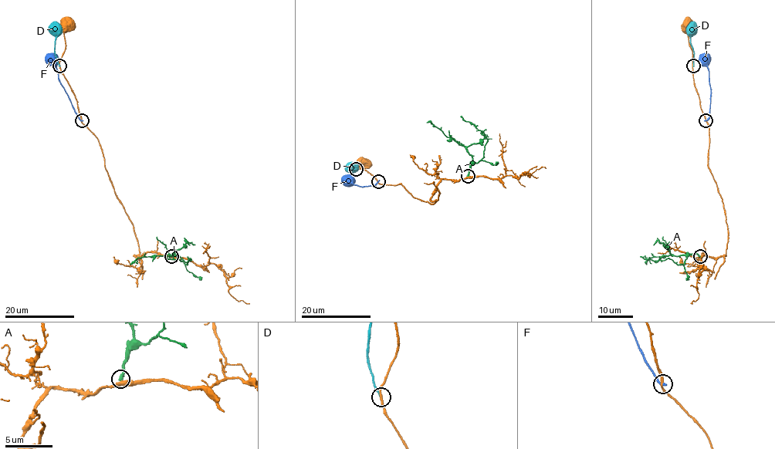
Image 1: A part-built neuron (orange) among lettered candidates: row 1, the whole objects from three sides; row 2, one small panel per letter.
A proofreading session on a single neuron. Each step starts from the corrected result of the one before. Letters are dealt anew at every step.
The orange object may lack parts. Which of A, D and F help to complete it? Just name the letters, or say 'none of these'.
A

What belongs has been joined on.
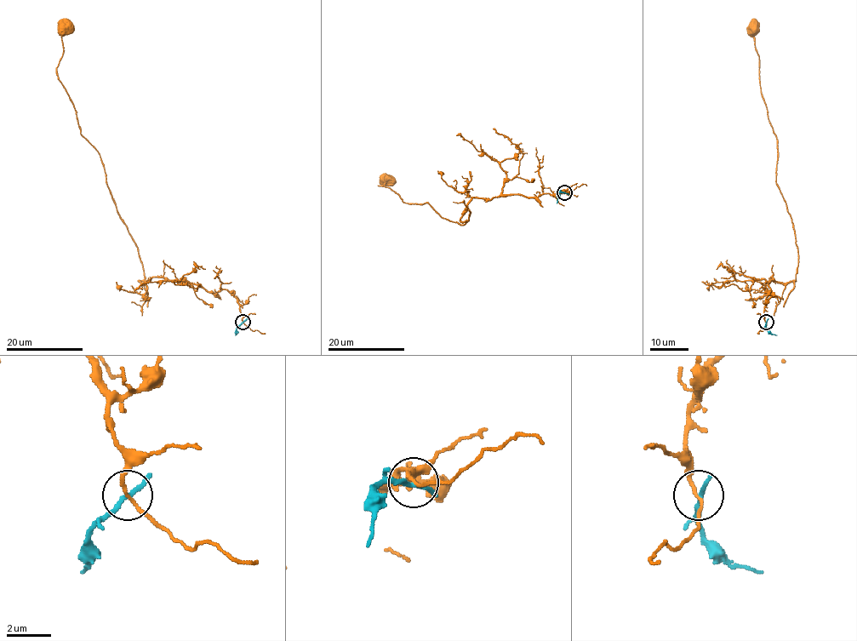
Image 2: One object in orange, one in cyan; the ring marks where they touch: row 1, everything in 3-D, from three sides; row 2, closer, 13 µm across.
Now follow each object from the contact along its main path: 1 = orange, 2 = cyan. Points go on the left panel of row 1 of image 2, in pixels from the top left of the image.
1: (243, 322), (225, 289), (212, 294), (194, 283), (139, 280), (138, 247), (58, 76), (65, 27)
2: (243, 322), (235, 335)

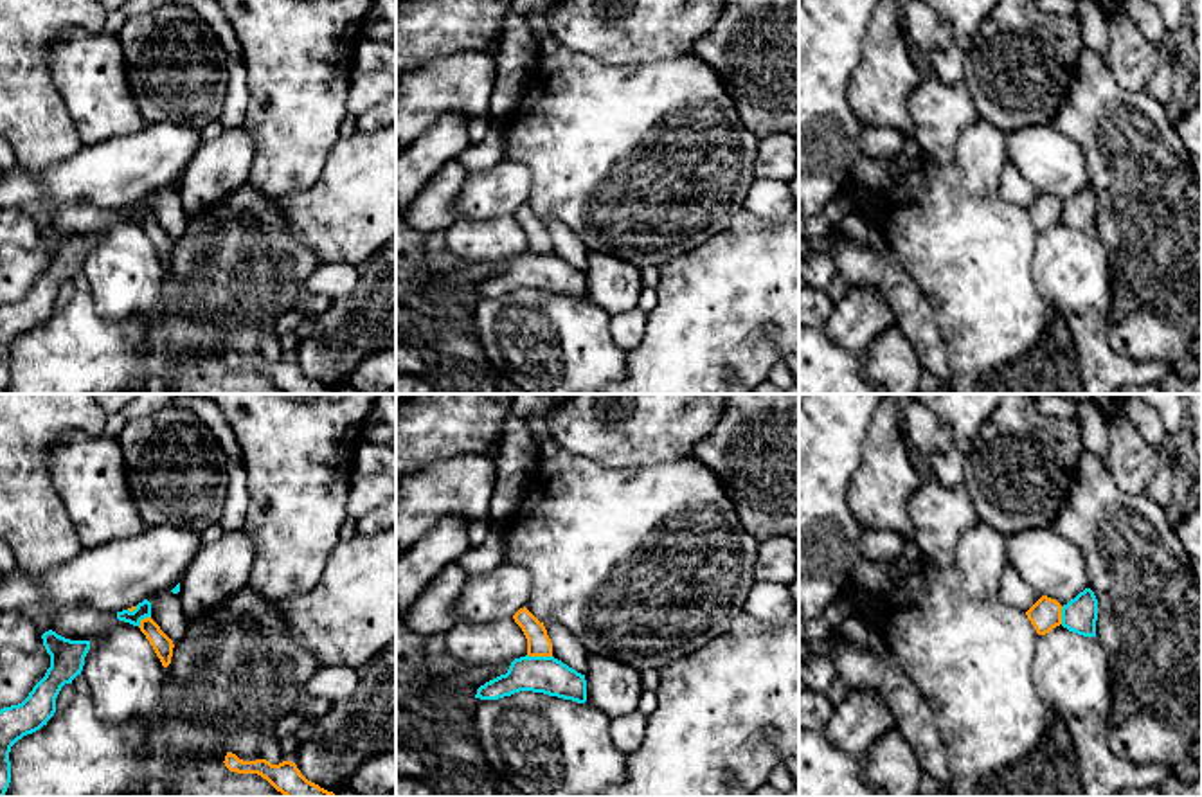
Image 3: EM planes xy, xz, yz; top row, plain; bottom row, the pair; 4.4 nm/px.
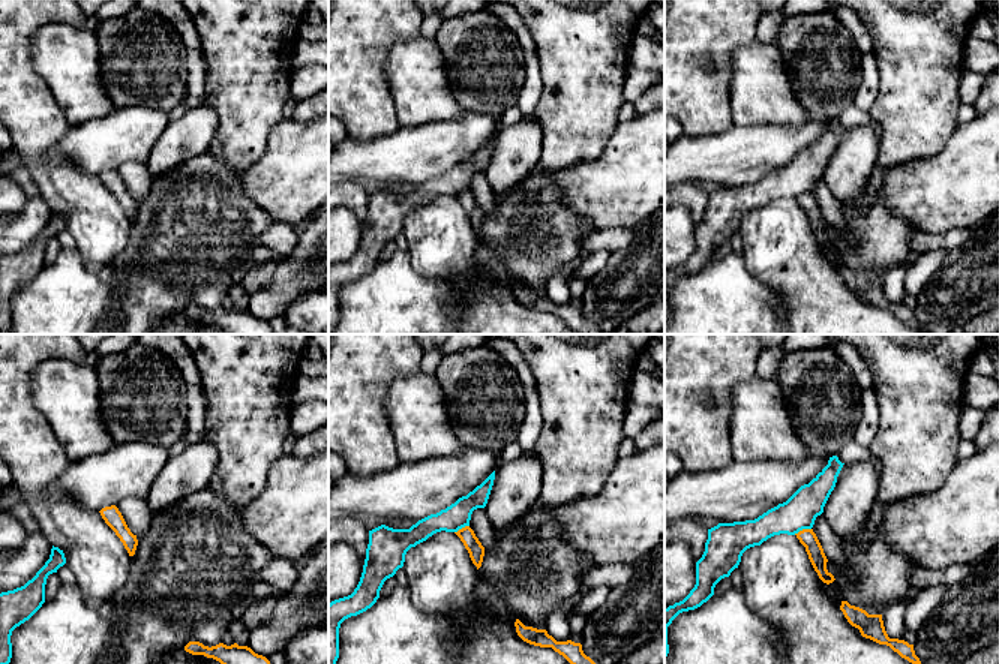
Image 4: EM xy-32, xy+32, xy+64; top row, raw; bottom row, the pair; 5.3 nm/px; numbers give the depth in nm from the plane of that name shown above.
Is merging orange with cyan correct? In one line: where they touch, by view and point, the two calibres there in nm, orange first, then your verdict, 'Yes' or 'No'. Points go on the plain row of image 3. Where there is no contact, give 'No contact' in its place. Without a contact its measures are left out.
Touches orange at xz (540, 252). Thickness 110 nm (orange) against 170 nm. No

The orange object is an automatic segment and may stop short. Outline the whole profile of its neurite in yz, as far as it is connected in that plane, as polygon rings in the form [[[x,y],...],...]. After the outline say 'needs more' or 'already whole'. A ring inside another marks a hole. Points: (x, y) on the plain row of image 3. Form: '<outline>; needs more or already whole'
[[[1042,193],[1027,209],[1027,216],[1038,232],[1049,230],[1062,221],[1062,201],[1056,196]]]; already whole

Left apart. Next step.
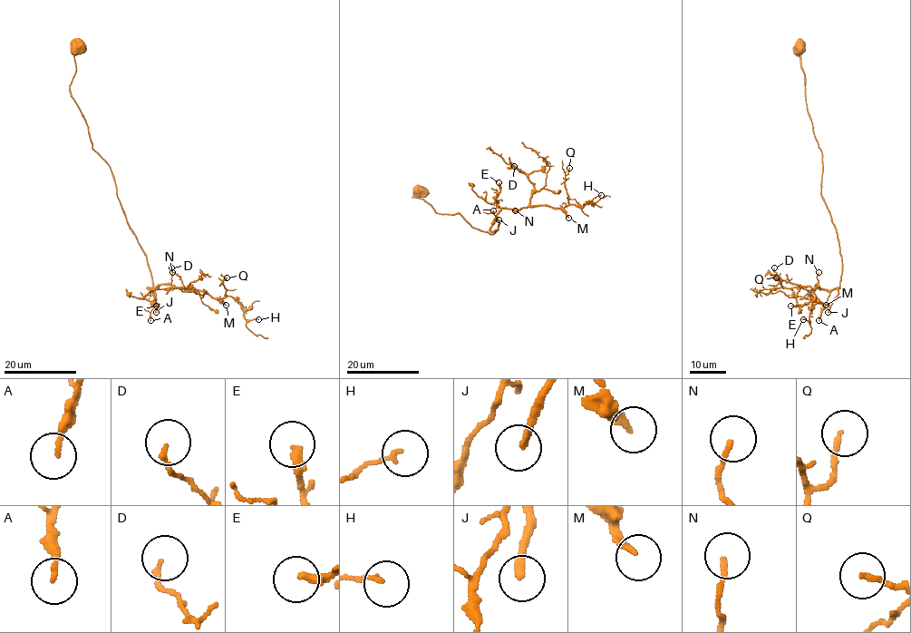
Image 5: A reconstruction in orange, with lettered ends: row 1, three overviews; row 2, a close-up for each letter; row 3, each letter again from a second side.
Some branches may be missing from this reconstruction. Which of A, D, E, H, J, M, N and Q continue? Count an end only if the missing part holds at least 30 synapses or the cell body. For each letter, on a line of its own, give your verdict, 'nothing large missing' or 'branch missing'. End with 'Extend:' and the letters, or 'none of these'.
A: nothing large missing
D: nothing large missing
E: nothing large missing
H: nothing large missing
J: branch missing
M: branch missing
N: nothing large missing
Q: nothing large missing
Extend: J, M

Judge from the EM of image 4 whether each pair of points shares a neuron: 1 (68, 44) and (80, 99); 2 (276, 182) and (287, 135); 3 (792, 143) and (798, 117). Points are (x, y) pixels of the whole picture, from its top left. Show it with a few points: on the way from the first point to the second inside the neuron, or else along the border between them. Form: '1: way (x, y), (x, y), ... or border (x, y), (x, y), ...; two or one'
1: way (68, 57), (77, 86); one
2: way (287, 170), (287, 147); one
3: border (812, 117), (800, 125), (761, 125); two

